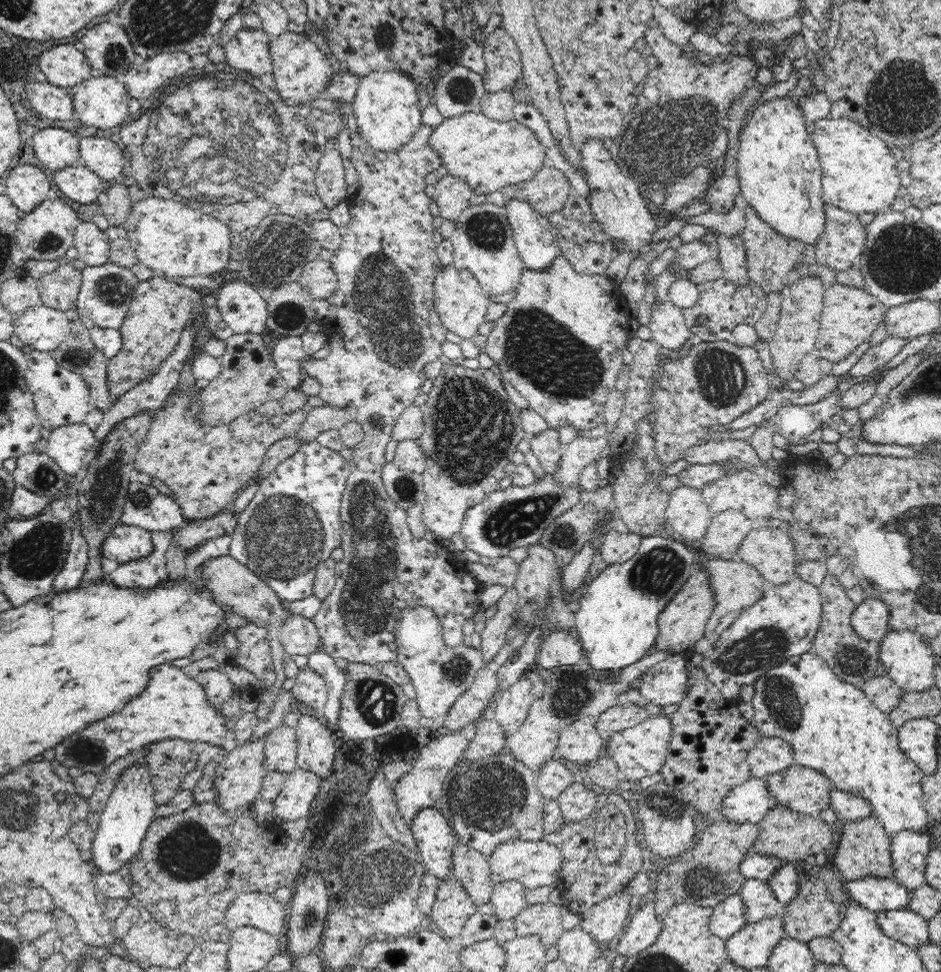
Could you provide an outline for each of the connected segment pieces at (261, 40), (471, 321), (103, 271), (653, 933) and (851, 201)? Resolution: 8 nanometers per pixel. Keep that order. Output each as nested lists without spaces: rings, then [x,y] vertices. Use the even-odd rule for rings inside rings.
[[[243,28],[225,45],[226,63],[230,68],[250,74],[271,75],[273,62],[269,51],[270,37],[261,29]]]
[[[450,265],[440,268],[435,280],[434,305],[442,324],[450,331],[461,336],[462,339],[472,339],[478,334],[478,328],[486,321],[488,301],[490,296],[484,293],[477,279],[468,270],[458,270]]]
[[[108,262],[96,266],[86,265],[81,272],[82,285],[78,301],[75,303],[76,308],[89,315],[96,327],[119,329],[140,282],[134,272],[130,271],[129,267],[120,267]]]
[[[652,902],[643,903],[619,935],[618,954],[632,956],[650,948],[658,940],[662,927]]]
[[[840,118],[834,122],[818,120],[816,124],[818,130],[812,132],[811,138],[814,140],[814,146],[818,148],[820,162],[824,168],[823,200],[826,198],[830,205],[834,204],[841,210],[857,215],[888,210],[901,187],[897,161],[894,160],[890,148],[880,138],[874,138],[864,125],[852,119]]]

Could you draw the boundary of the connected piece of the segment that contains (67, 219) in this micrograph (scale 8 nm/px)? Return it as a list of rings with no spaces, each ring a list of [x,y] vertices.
[[[52,197],[44,200],[38,208],[19,220],[16,238],[22,250],[34,260],[60,260],[68,248],[74,246],[74,234],[80,224],[76,212],[62,199]]]

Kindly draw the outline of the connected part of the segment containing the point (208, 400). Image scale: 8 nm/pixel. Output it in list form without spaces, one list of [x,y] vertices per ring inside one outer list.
[[[232,334],[227,340],[226,352],[220,358],[220,363],[220,374],[204,383],[198,392],[200,401],[198,417],[204,423],[210,425],[229,423],[242,414],[256,410],[268,400],[280,400],[282,396],[286,397],[290,391],[264,343],[264,334]]]

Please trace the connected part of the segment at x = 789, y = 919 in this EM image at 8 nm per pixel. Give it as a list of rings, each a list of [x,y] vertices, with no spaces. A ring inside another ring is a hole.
[[[804,860],[796,861],[794,867],[800,877],[800,892],[792,902],[783,905],[783,911],[780,913],[786,936],[803,943],[808,943],[814,938],[832,936],[838,930],[843,915],[843,909],[837,908],[836,904],[842,904],[842,900],[846,898],[840,876],[834,874],[834,871],[826,871],[821,862],[813,866]]]

